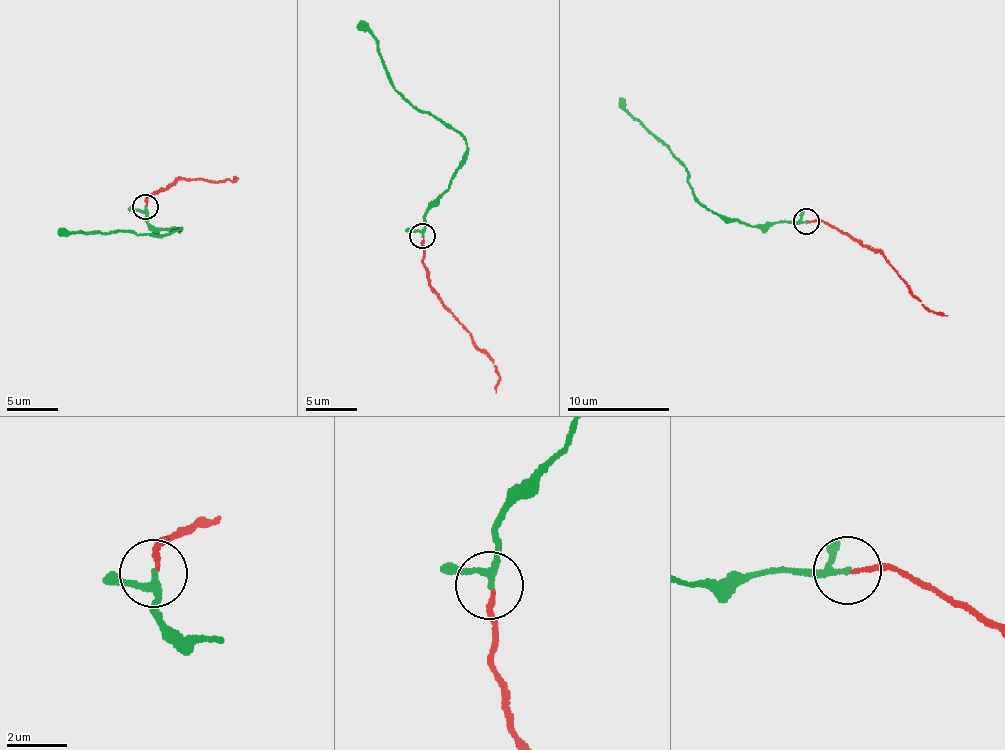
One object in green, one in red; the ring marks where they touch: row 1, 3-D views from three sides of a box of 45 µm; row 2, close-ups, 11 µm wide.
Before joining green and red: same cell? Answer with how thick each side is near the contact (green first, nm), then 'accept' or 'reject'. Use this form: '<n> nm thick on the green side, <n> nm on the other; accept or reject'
150 nm thick on the green side, 140 nm on the other; accept

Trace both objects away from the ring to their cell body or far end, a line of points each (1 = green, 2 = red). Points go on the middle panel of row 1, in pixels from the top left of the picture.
1: (423, 235), (425, 209), (460, 167), (466, 144), (444, 122), (418, 111), (398, 93), (375, 40), (358, 23)
2: (423, 237), (423, 254), (432, 290), (496, 369), (495, 393)

